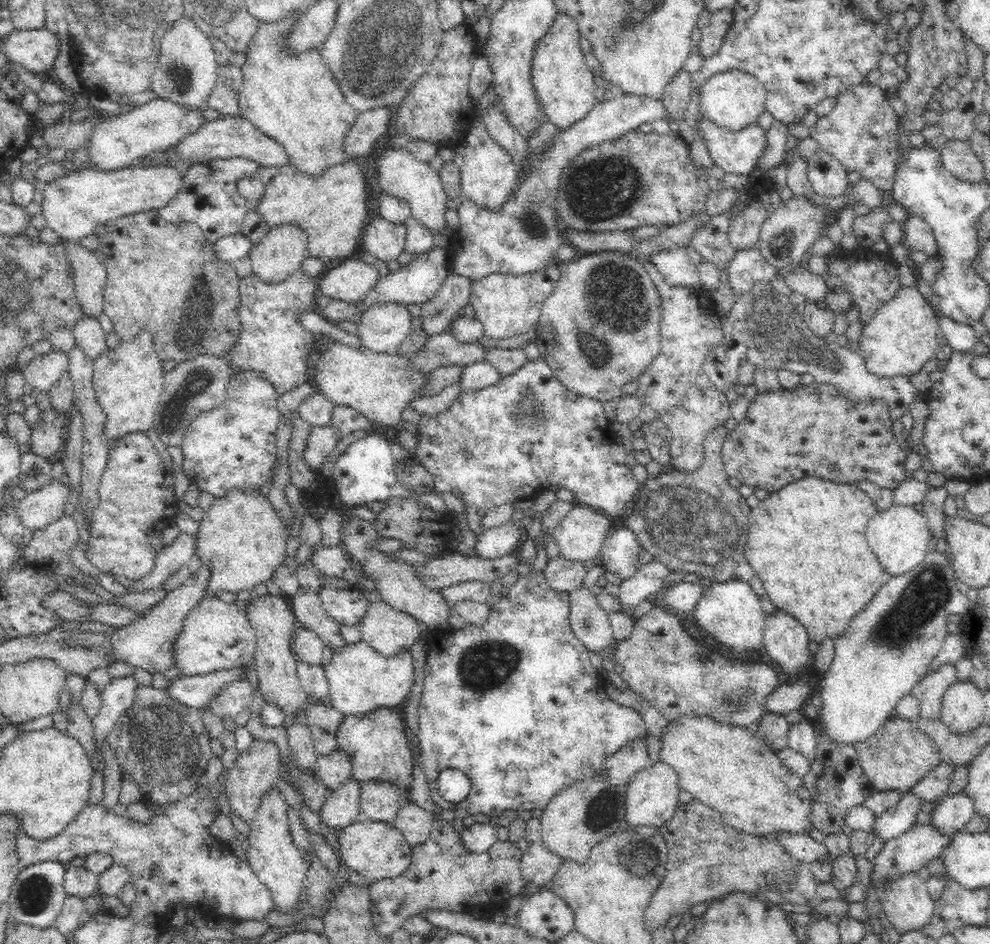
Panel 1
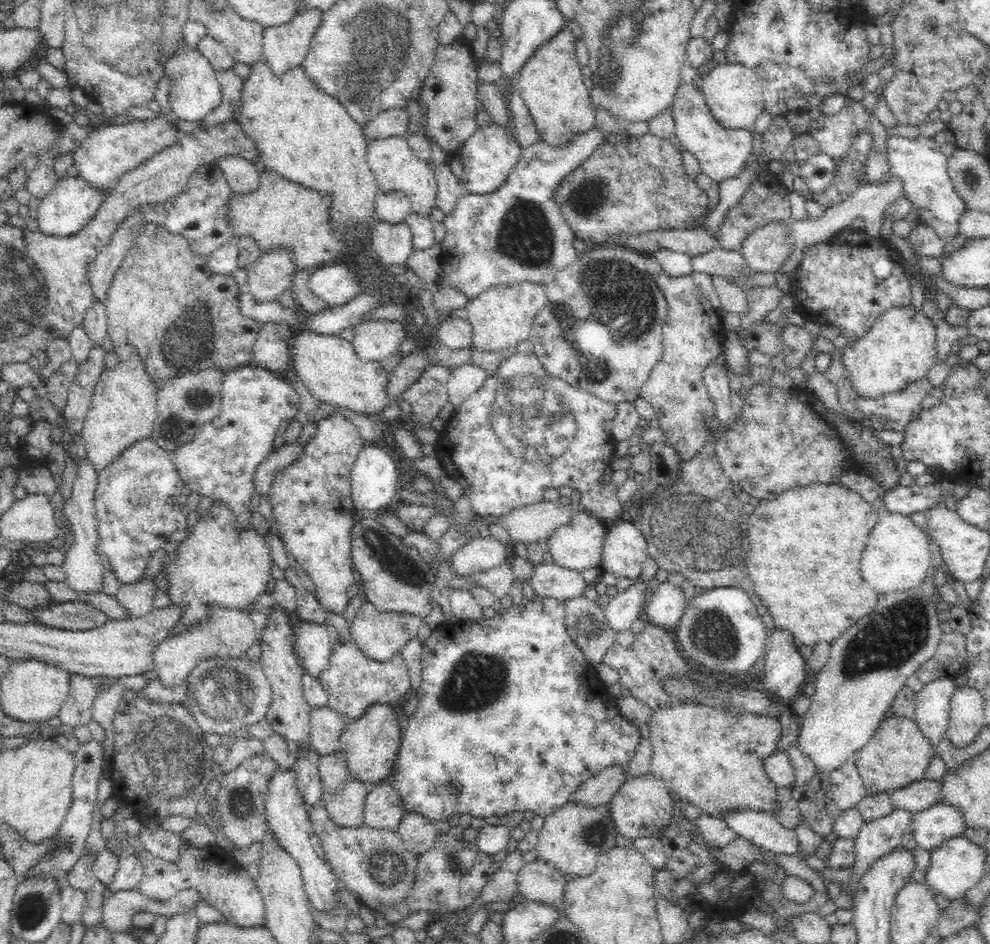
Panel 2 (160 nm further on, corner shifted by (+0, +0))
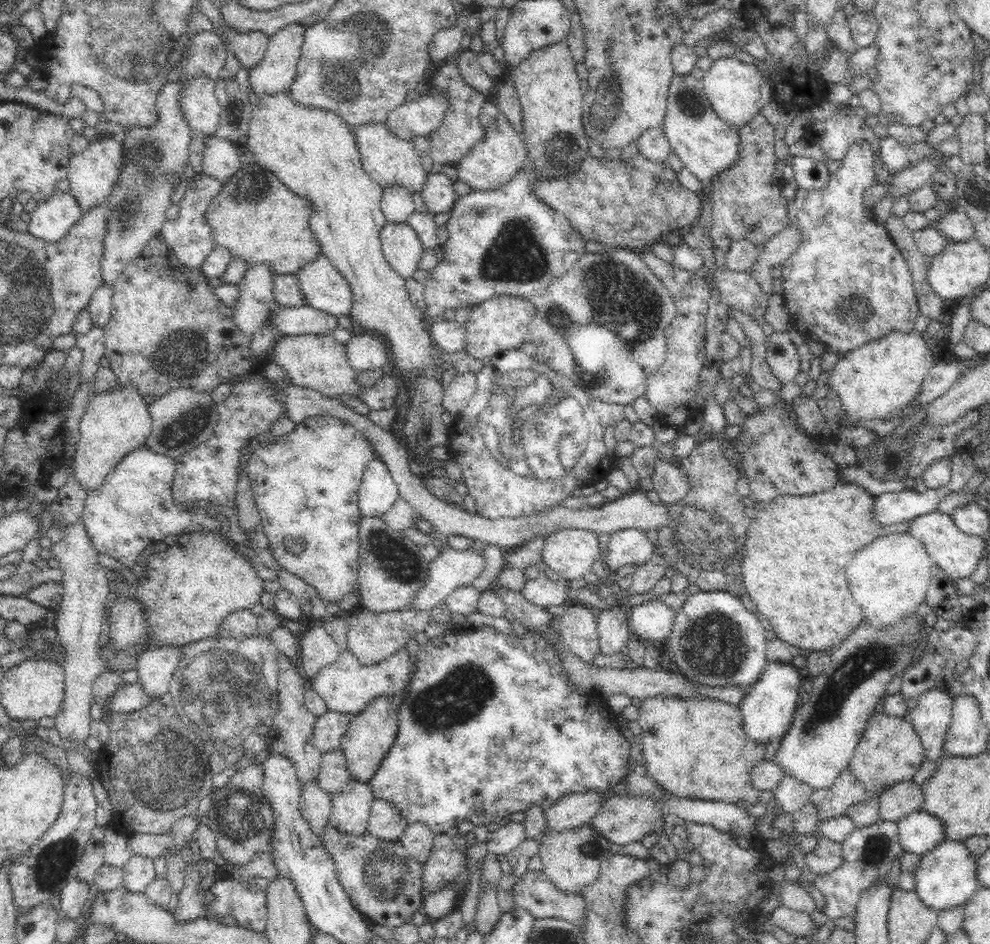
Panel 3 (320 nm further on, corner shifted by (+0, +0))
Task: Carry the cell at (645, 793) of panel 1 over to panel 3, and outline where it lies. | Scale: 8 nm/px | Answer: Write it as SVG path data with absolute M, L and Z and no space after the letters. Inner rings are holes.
M612 793L610 797L604 799L601 807L588 823L606 840L614 844L626 845L640 841L642 837L651 832L662 834L664 832L662 829L663 816L663 804L656 802L653 796L637 796L637 794L628 796Z

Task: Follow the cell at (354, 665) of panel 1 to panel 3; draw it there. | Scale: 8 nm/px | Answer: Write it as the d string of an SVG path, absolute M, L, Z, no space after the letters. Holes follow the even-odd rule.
M406 647L397 650L386 660L370 666L360 664L352 651L347 649L340 652L332 664L321 668L316 677L308 680L308 684L324 699L330 711L357 715L376 698L390 697L404 687L408 687L408 681L412 674L408 666L409 656Z

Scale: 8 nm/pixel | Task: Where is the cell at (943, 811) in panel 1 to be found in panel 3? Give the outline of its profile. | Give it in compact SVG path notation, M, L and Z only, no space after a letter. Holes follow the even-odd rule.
M925 810L907 814L897 823L897 835L904 853L914 852L921 856L945 840L943 824Z

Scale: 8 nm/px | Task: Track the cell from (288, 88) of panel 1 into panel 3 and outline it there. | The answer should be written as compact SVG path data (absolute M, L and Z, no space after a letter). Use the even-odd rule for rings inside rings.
M289 90L270 96L262 94L258 99L258 106L252 108L245 153L250 156L250 160L272 171L294 195L312 203L315 211L308 219L310 230L317 238L323 255L350 285L353 303L348 315L355 329L373 331L385 339L390 350L390 359L404 380L418 380L424 376L432 376L434 372L443 374L448 368L453 368L456 375L477 373L483 367L483 361L472 358L465 350L459 353L436 353L431 333L422 321L426 316L425 311L412 304L404 285L405 278L394 271L384 258L380 245L380 230L387 223L380 206L383 188L364 172L355 136L351 131L353 127L329 110L298 104L291 99Z

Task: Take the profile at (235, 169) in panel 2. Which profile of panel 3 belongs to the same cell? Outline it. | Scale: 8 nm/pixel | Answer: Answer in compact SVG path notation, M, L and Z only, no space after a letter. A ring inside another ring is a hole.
M210 135L205 140L205 147L202 151L203 172L224 183L228 179L232 178L232 176L235 175L235 172L241 167L243 160L240 160L239 157L242 154L243 153L240 151L240 148L236 146L235 141L229 141Z

